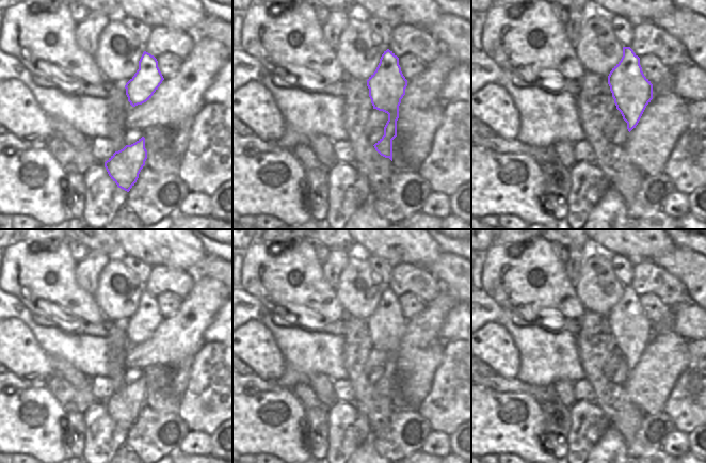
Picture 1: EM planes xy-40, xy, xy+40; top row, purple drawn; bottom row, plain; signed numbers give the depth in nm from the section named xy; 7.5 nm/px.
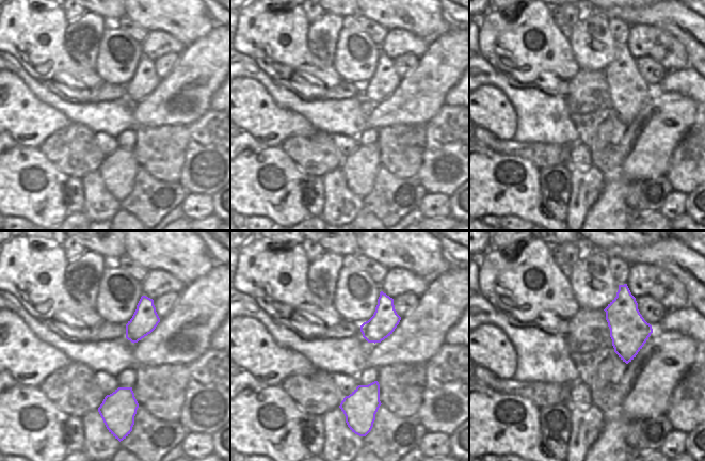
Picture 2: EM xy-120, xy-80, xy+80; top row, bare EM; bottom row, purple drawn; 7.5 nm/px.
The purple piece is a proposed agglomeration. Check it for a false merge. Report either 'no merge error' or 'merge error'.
no merge error

